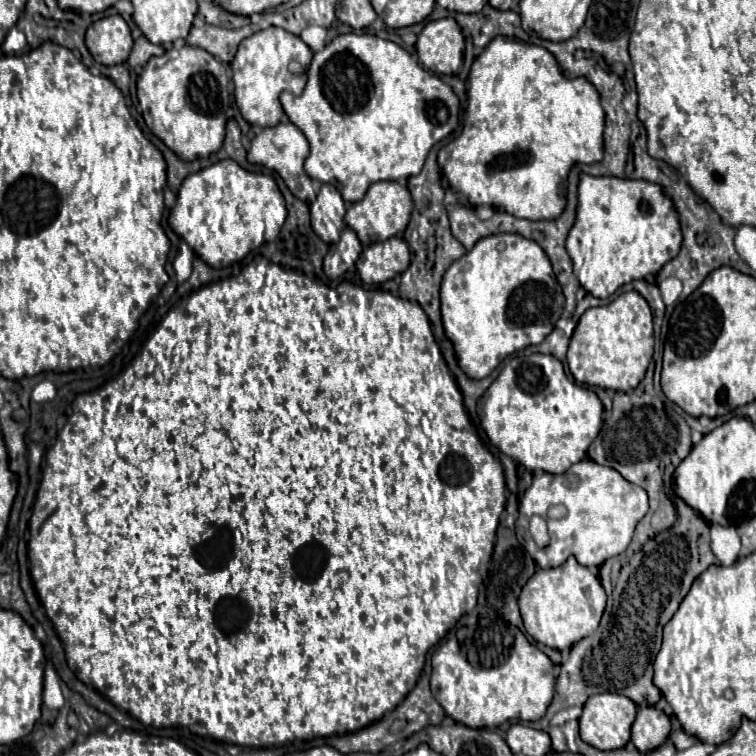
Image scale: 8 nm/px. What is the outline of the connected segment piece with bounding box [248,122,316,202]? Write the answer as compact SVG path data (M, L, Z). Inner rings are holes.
M286 122L286 124L276 124L272 128L262 128L262 132L254 136L252 146L248 150L248 162L262 164L268 170L278 172L296 198L304 202L312 202L312 198L316 198L316 190L310 176L304 172L304 160L308 152L310 152L310 146L308 146L306 136L292 122Z

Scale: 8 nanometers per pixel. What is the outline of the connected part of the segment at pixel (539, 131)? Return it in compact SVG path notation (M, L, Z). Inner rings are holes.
M505 36L494 38L474 60L468 84L468 108L462 134L438 154L448 184L462 192L472 206L492 204L508 210L516 218L528 220L556 218L564 208L564 182L570 166L574 162L592 164L602 160L604 110L596 88L586 78L568 80L546 48Z

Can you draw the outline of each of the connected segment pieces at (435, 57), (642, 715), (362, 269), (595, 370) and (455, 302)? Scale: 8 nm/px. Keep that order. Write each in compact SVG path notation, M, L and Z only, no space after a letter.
M454 18L428 22L418 34L418 60L436 74L456 74L464 62L464 36Z
M642 706L632 724L632 742L640 752L662 746L670 734L670 718L656 706Z
M394 236L386 242L370 244L358 258L356 268L366 284L380 284L402 274L410 264L408 244Z
M630 290L620 294L610 304L588 308L582 314L569 343L568 368L580 384L630 390L644 378L653 352L654 330L650 306L640 292Z
M492 234L480 238L464 258L456 260L446 270L440 288L440 302L446 336L456 348L460 366L464 366L464 370L468 370L472 378L484 378L506 356L530 344L540 344L554 330L564 308L564 296L560 286L556 284L556 276L548 256L536 242L520 234Z

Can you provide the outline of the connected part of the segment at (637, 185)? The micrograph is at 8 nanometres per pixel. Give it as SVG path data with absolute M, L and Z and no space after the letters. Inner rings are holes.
M580 174L576 220L566 238L574 276L586 292L608 298L622 284L656 274L680 252L680 216L664 188L646 180Z

